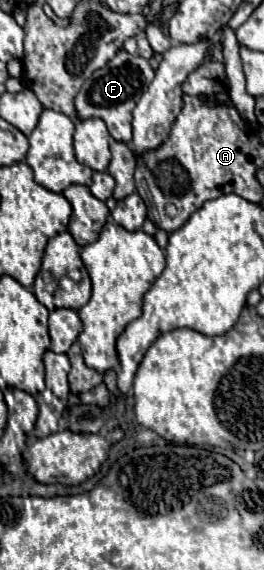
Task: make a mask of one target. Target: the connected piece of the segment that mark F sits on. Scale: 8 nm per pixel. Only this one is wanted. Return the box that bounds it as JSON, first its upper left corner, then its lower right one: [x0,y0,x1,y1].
[75,49,155,143]

